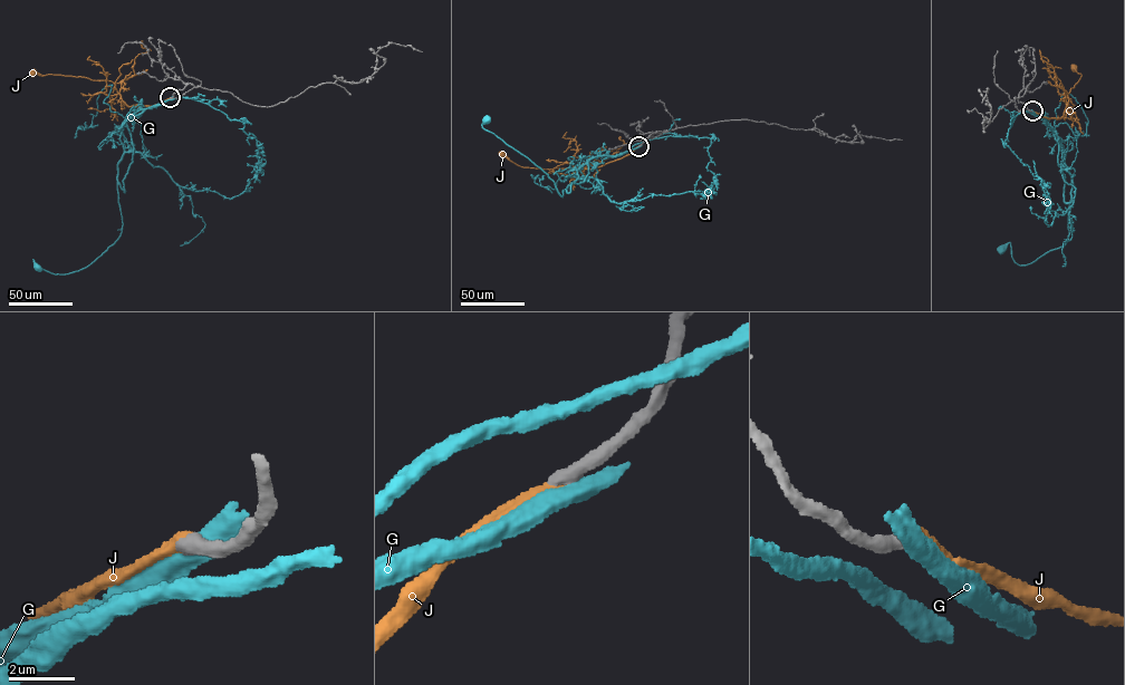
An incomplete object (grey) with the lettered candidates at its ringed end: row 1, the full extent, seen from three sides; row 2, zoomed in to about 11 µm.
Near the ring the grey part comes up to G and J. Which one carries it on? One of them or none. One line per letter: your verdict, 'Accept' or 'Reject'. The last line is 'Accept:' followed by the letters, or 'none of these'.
G: Reject
J: Accept
Accept: J

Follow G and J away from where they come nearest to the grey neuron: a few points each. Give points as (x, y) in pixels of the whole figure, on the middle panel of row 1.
G: (640, 145), (589, 160), (563, 196), (548, 174), (482, 127), (486, 119)
J: (640, 145), (626, 155), (593, 170), (584, 169), (587, 165), (577, 169), (522, 167), (502, 154)

